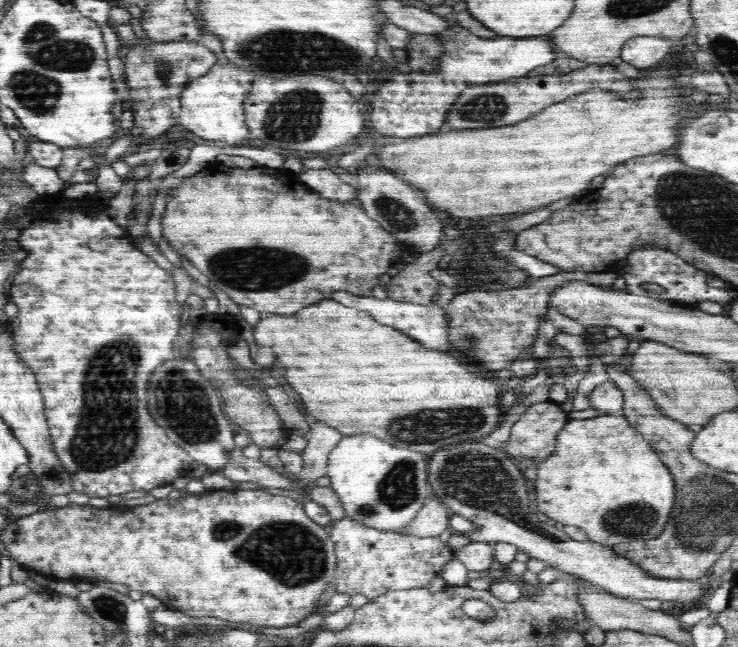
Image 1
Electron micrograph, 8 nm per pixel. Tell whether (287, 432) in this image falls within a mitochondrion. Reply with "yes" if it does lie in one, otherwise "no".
no

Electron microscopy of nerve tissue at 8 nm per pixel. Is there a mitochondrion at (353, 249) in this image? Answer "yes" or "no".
no

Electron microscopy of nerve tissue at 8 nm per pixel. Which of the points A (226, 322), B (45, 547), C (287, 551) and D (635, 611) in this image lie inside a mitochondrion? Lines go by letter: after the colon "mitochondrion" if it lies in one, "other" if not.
A: other
B: other
C: mitochondrion
D: other

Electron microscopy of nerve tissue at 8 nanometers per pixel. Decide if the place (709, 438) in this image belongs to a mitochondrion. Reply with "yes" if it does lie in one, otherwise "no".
no

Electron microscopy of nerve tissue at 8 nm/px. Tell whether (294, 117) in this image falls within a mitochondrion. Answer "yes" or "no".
yes

